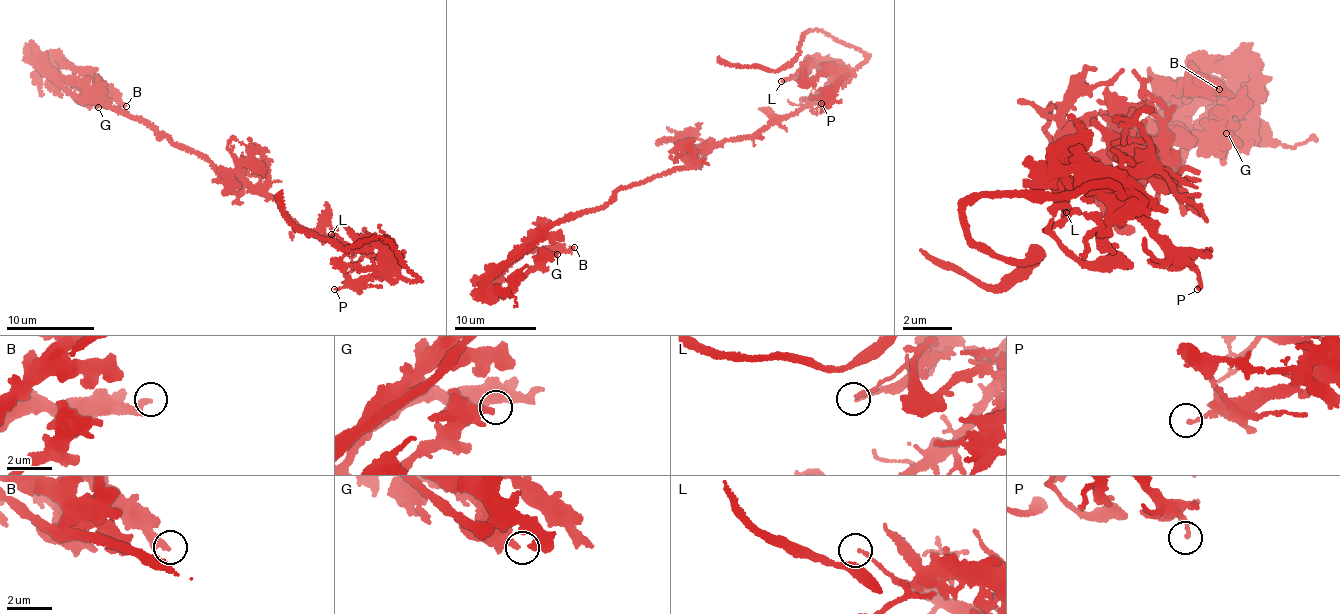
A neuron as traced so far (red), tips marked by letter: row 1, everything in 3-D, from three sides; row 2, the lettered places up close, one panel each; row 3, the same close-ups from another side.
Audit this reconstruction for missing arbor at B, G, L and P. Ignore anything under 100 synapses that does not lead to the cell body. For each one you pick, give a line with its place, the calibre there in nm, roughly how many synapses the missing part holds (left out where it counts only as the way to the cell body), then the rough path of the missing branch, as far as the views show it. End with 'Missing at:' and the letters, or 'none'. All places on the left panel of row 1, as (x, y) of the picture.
Missing at: none

